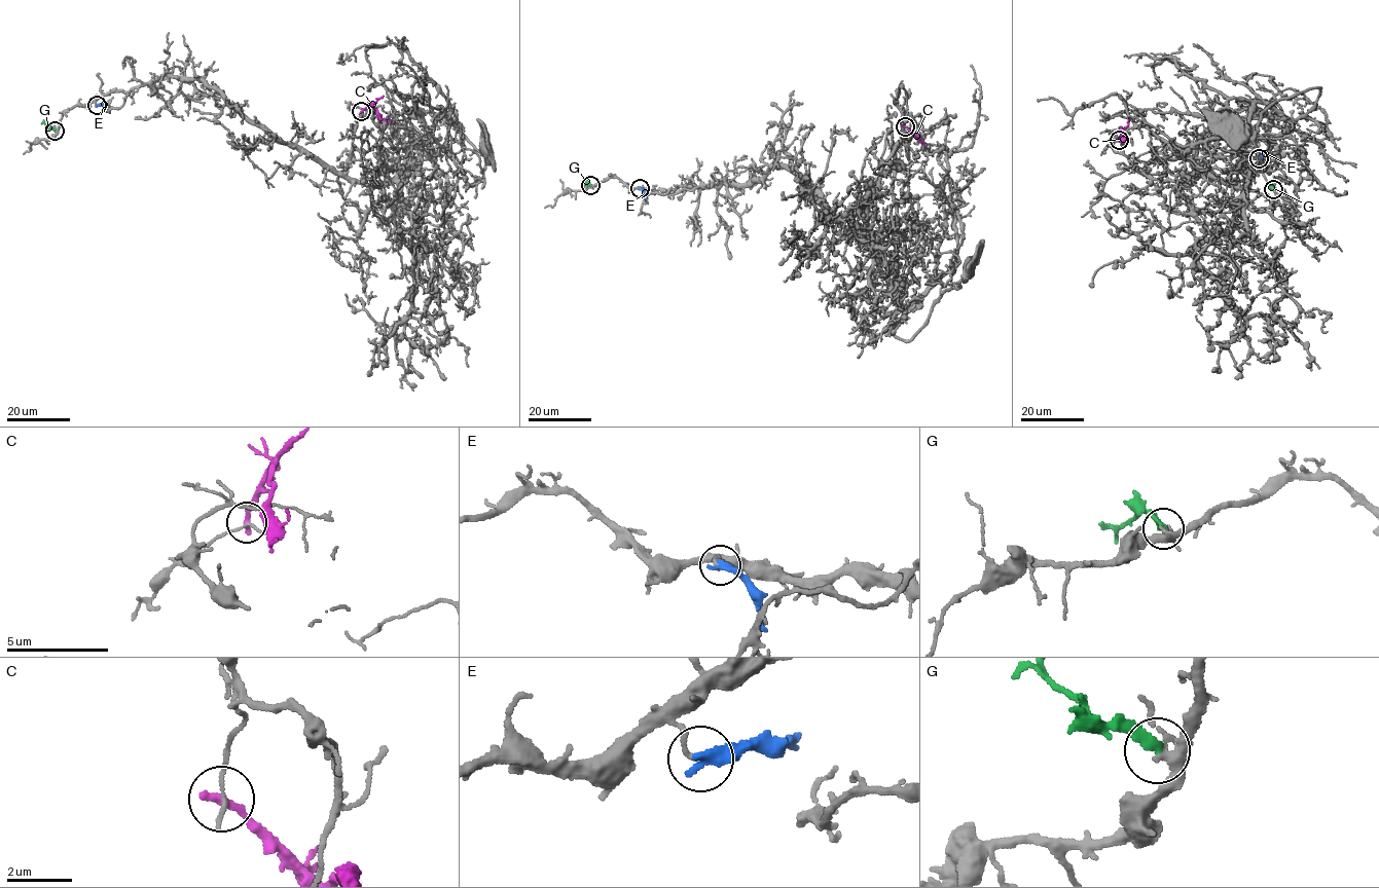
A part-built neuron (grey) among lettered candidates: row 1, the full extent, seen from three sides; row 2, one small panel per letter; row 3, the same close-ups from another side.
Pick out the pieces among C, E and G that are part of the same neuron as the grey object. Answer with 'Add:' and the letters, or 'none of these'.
Add: none of these

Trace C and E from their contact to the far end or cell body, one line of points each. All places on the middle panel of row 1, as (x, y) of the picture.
C: (905, 126), (923, 142)
E: (640, 188), (646, 195), (646, 201)

